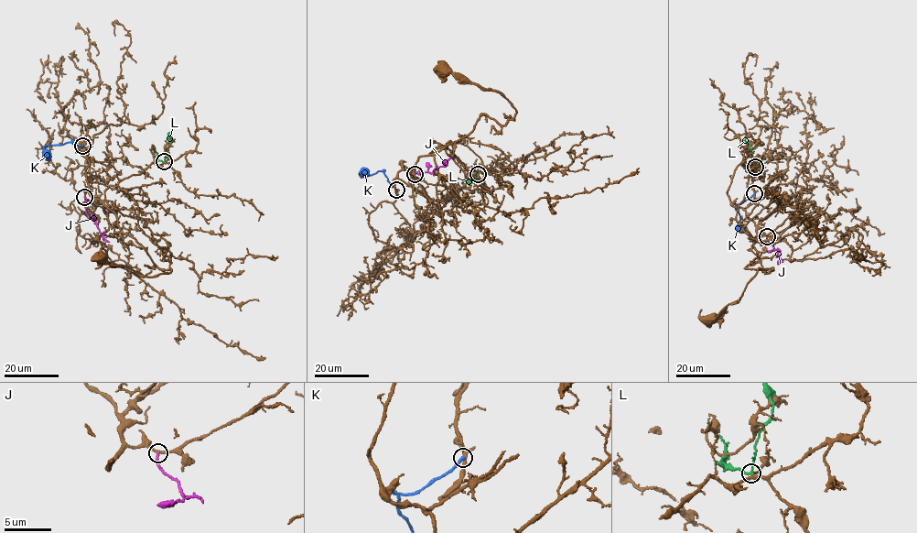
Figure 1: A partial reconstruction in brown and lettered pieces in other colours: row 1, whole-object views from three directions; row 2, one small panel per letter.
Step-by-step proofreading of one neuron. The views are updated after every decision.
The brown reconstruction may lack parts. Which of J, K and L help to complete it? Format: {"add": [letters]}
{"add": []}

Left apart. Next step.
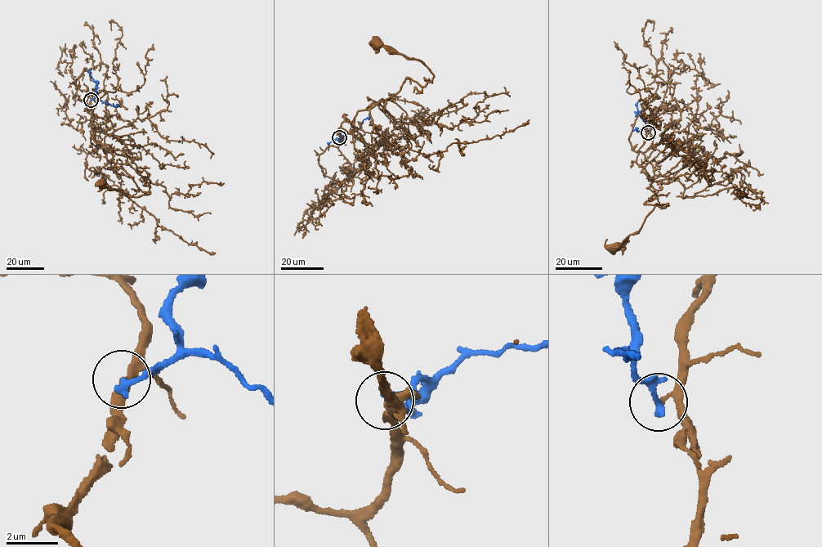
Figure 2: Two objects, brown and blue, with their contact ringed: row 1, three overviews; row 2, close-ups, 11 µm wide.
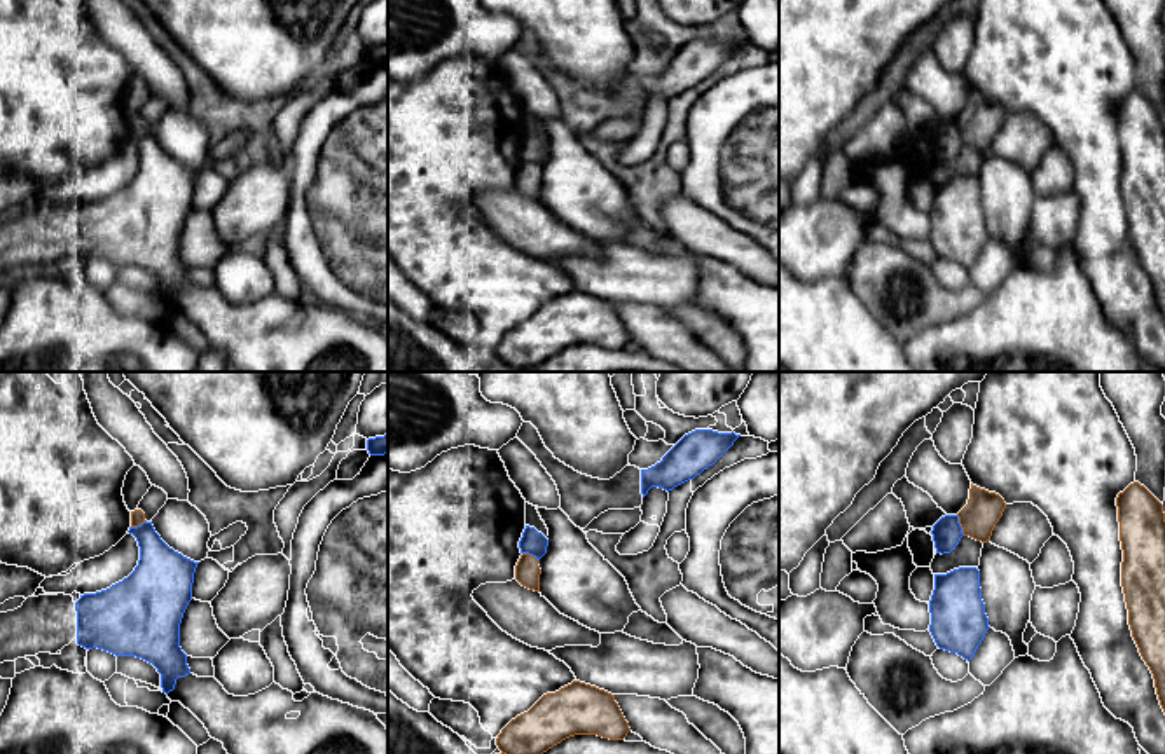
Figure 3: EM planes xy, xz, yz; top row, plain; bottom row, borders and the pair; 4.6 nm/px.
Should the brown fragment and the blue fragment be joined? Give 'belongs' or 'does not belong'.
does not belong

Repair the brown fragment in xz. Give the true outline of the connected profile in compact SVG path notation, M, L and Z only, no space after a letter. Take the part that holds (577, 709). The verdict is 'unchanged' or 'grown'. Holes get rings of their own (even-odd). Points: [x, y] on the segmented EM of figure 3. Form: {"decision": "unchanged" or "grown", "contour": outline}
{"decision": "unchanged", "contour": "M573 681L543 695L527 712L512 719L496 745L501 754L543 754L575 735L624 740L629 731L615 695Z"}

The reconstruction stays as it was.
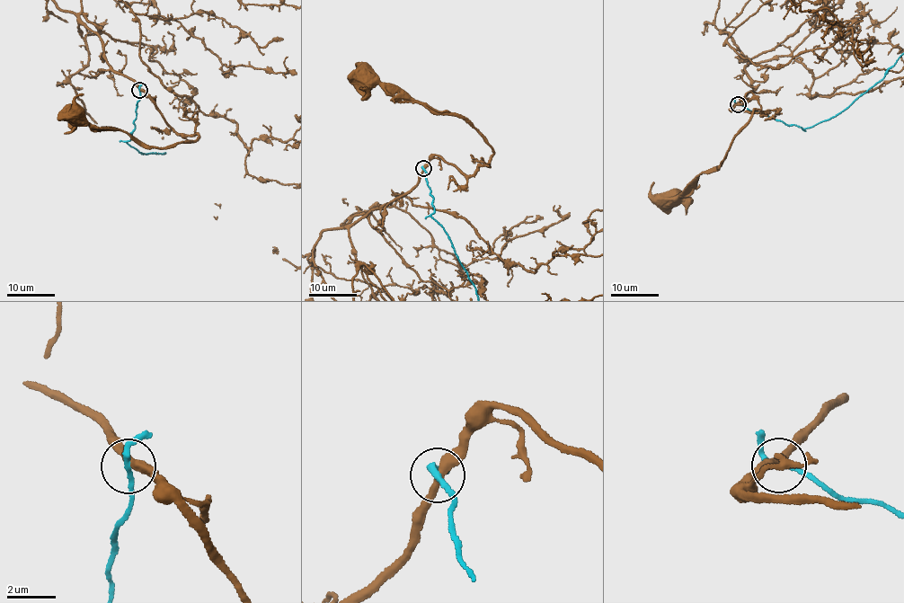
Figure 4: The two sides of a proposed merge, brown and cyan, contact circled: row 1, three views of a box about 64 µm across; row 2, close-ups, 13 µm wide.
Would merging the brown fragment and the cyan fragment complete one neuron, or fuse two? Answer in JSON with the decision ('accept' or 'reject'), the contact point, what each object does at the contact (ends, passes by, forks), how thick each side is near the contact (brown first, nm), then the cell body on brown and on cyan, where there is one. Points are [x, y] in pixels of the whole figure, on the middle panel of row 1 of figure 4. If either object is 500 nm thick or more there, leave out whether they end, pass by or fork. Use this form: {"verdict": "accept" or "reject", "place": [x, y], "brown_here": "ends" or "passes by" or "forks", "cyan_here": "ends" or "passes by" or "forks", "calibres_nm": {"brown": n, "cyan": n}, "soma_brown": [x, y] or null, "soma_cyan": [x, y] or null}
{"verdict": "reject", "place": [423, 168], "brown_here": "passes by", "cyan_here": "passes by", "calibres_nm": {"brown": 360, "cyan": 200}, "soma_brown": [362, 77], "soma_cyan": null}

